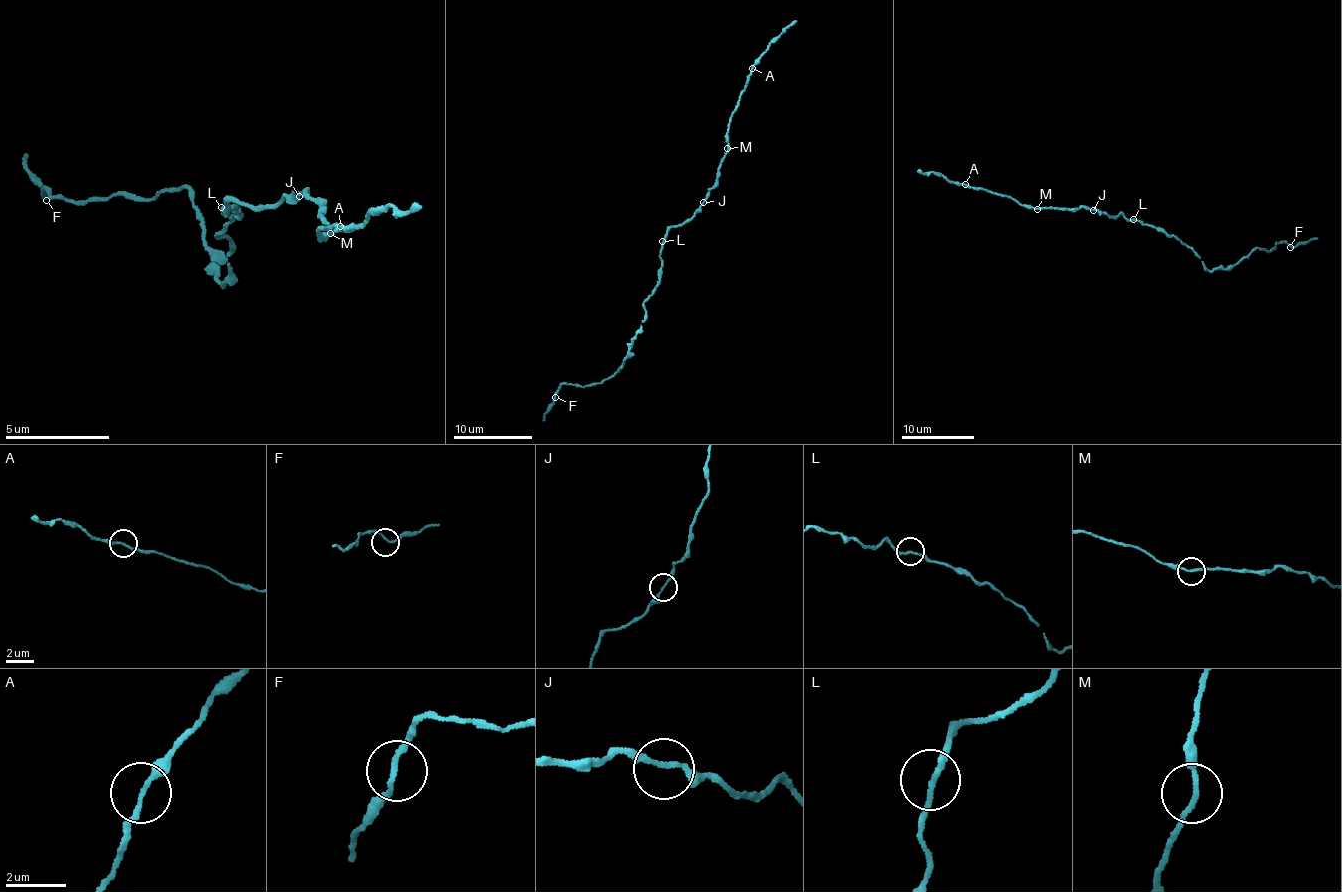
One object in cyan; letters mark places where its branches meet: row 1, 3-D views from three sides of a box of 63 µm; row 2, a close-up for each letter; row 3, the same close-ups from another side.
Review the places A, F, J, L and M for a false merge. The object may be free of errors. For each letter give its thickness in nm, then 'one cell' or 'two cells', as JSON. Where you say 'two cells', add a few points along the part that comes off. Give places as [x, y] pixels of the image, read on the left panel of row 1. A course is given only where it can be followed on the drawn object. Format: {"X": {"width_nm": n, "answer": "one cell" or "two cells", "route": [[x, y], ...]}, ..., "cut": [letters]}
{"A": {"width_nm": 170, "answer": "two cells", "route": [[341, 227], [343, 233], [387, 207], [403, 215], [415, 201]]}, "F": {"width_nm": 150, "answer": "one cell"}, "J": {"width_nm": 160, "answer": "one cell"}, "L": {"width_nm": 180, "answer": "one cell"}, "M": {"width_nm": 170, "answer": "one cell"}, "cut": ["A"]}

